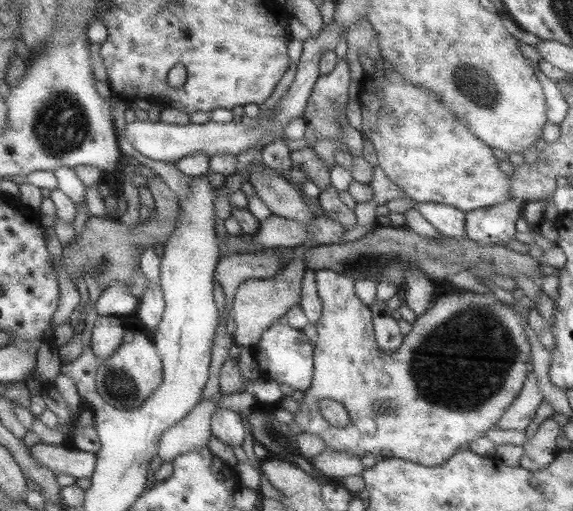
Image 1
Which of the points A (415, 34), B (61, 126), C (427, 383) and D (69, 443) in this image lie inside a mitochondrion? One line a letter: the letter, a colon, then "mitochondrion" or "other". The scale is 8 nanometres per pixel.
A: other
B: mitochondrion
C: mitochondrion
D: other

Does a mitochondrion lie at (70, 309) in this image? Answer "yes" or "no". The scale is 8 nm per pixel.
no

